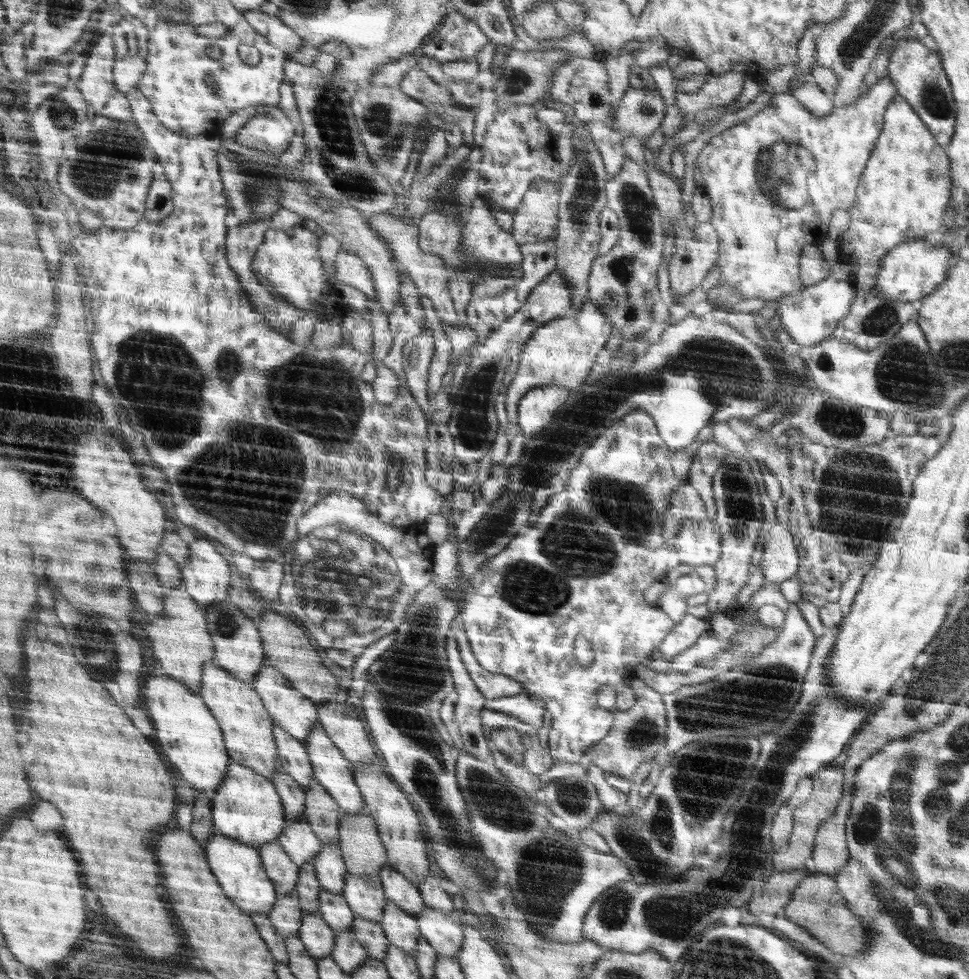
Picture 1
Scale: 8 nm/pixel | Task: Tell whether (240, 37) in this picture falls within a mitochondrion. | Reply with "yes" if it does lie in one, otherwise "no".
no

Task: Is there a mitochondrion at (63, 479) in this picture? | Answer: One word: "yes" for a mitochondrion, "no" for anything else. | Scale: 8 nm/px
no

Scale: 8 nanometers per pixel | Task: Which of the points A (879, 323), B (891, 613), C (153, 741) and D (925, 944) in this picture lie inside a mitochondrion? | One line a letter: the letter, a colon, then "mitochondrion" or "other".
A: mitochondrion
B: other
C: other
D: mitochondrion

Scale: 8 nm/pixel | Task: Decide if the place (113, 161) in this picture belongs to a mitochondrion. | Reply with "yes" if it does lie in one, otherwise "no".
yes

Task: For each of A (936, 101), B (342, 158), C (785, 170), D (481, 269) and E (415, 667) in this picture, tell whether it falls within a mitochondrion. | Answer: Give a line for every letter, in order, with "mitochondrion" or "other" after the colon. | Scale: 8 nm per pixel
A: mitochondrion
B: mitochondrion
C: mitochondrion
D: other
E: mitochondrion

